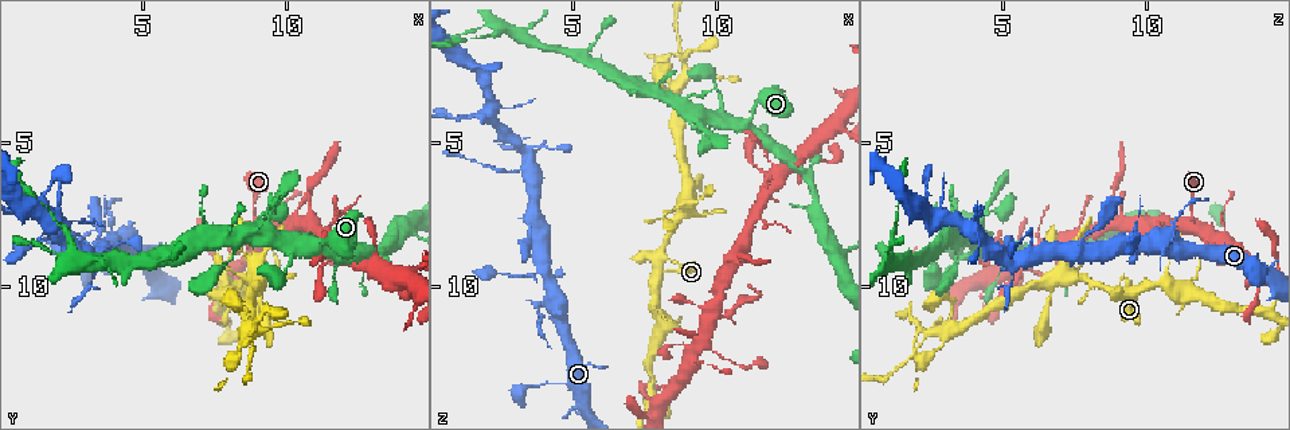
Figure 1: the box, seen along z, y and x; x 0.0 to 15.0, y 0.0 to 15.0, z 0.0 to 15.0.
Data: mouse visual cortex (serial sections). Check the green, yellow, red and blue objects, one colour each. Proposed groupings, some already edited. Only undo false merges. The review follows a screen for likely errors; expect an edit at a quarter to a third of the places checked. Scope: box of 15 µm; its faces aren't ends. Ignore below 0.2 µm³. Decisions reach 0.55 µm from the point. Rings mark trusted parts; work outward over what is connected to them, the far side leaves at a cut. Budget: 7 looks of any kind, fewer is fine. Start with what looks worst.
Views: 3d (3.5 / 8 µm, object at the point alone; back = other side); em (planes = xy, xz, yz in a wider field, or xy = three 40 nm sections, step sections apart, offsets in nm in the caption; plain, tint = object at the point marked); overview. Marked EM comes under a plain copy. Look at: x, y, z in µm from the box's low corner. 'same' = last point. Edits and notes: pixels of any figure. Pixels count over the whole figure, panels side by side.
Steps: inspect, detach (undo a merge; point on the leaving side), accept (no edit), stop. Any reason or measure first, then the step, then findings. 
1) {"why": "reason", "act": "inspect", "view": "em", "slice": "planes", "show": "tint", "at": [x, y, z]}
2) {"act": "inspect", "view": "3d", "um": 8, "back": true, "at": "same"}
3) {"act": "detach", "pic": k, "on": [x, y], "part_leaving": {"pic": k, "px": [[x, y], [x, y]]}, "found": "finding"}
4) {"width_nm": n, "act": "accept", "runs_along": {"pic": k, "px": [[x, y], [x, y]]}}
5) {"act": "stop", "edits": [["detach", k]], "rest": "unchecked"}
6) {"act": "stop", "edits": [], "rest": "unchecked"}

{"why": "abrupt turn", "act": "inspect", "view": "em", "slice": "planes", "show": "tint", "at": [2.6, 9.0, 1.0]}

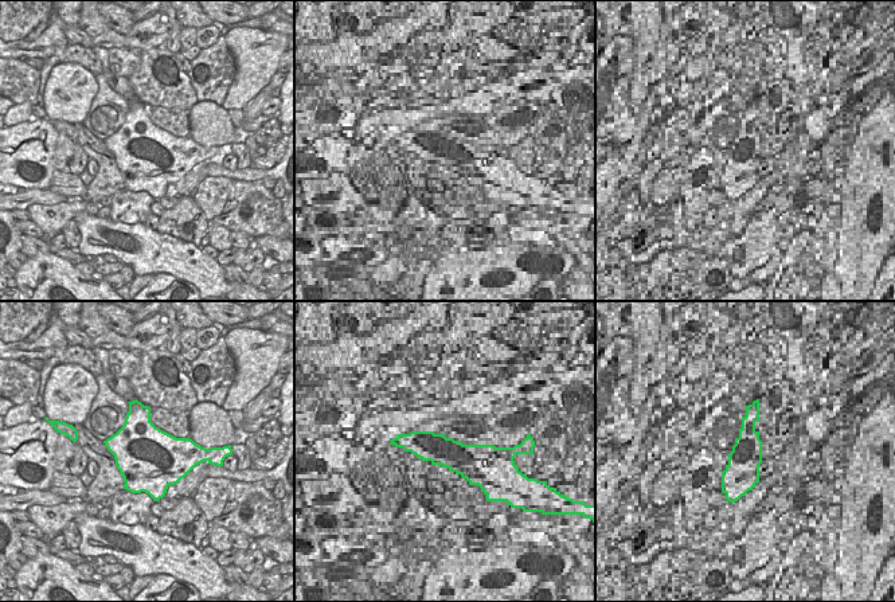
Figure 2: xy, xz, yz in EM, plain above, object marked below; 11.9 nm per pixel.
{"why": "wider look", "act": "inspect", "view": "3d", "um": 3.5, "at": "same"}

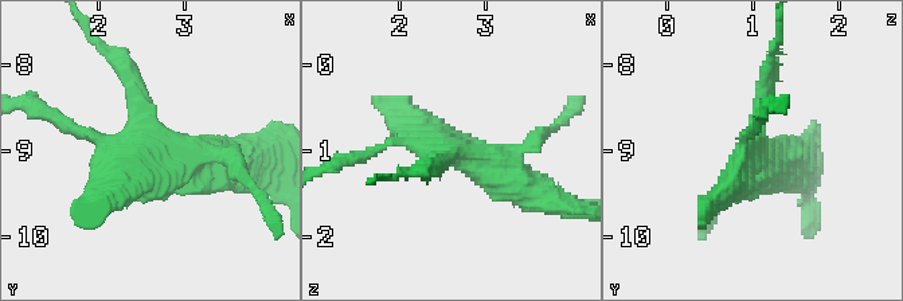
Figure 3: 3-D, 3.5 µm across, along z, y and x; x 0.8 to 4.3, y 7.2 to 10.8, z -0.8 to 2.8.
{"act": "detach", "pic": 3, "on": [121, 58], "part_leaving": {"pic": 3, "px": [[139, 101], [135, 79], [94, 39]]}, "found": "a second cell is stuck on"}

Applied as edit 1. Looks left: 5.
{"why": "redraw", "act": "inspect", "view": "overview"}

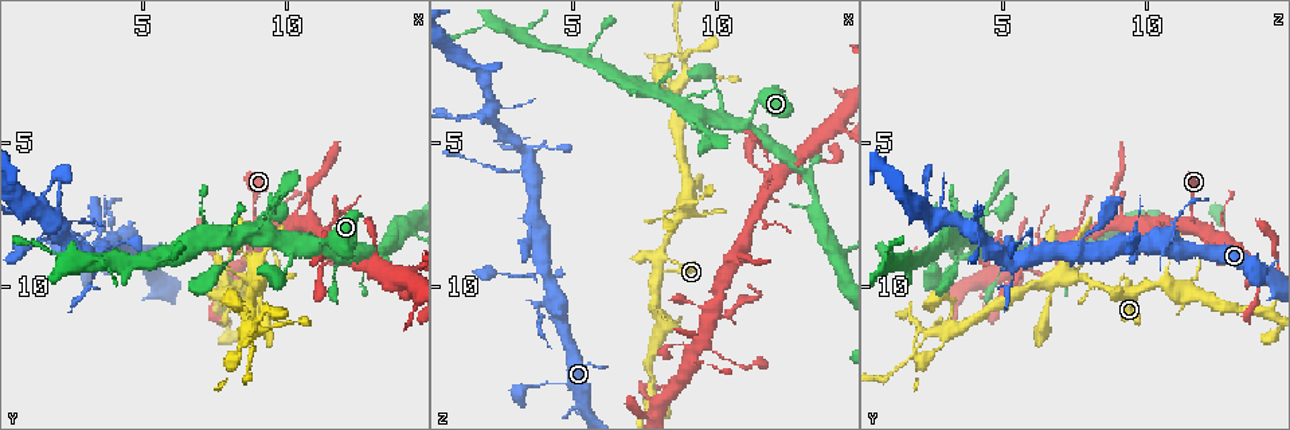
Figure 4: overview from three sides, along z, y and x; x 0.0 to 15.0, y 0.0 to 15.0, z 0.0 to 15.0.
{"why": "calibre changes", "act": "inspect", "view": "3d", "um": 3.5, "back": true, "at": [8.8, 9.7, 7.7]}

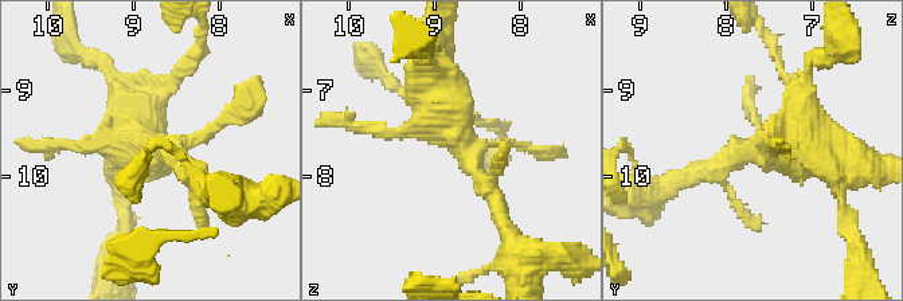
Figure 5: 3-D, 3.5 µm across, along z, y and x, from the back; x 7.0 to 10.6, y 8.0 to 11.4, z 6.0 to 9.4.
{"why": "shape alone is not enough", "act": "inspect", "view": "em", "slice": "xy", "step": 1, "show": "tint", "at": [8.65, 9.65, 7.65]}

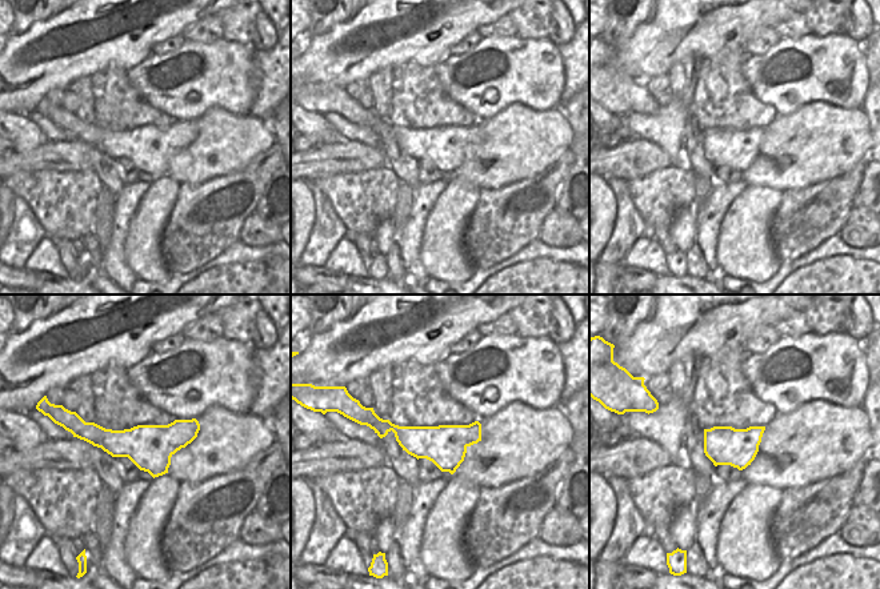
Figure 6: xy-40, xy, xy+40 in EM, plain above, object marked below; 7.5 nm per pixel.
{"act": "accept", "runs_along": {"pic": 6, "px": [[196, 427], [167, 440], [74, 428]]}, "found": "all the same cell"}

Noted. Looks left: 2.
{"why": "thick turns thin", "act": "inspect", "view": "3d", "um": 3.5, "at": [8.9, 11.7, 2.4]}

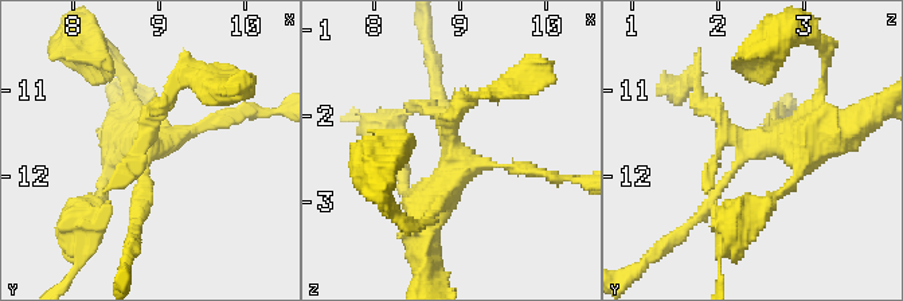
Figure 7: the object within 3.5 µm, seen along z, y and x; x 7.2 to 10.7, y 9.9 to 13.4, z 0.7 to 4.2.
{"act": "inspect", "view": "em", "slice": "xy", "step": 5, "show": "tint", "at": [8.95, 11.60, 2.45]}

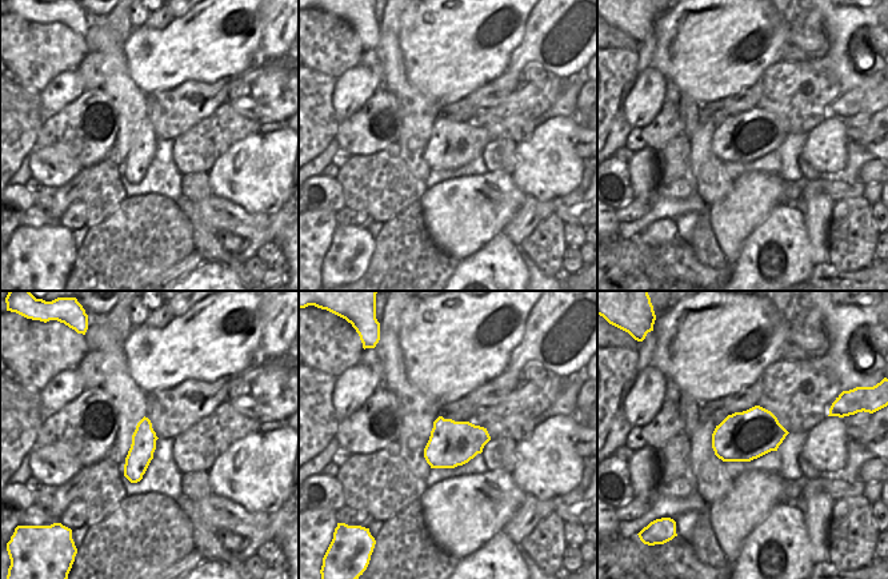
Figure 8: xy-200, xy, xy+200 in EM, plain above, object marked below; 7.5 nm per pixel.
{"act": "accept", "runs_along": {"pic": 7, "px": [[836, 137], [750, 149], [699, 96]]}, "found": "one cell here"}

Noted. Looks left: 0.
{"act": "stop", "edits": [["detach", 3]], "rest": "unchecked"}

